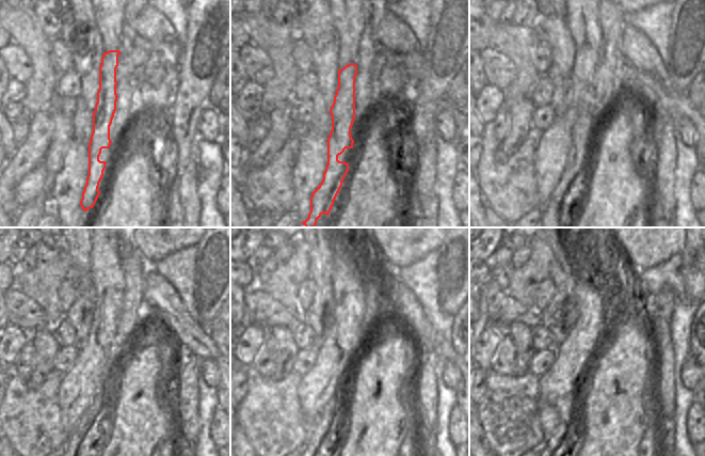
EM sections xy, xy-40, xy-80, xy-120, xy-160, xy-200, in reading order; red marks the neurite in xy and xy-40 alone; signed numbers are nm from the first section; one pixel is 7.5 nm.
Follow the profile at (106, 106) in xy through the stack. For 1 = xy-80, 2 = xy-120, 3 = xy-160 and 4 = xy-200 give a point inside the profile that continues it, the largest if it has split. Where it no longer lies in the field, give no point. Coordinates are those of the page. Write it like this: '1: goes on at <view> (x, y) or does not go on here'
1: goes on at xy-80 (582, 131)
2: goes on at xy-120 (76, 444)
3: goes on at xy-160 (330, 414)
4: goes on at xy-200 (555, 442)

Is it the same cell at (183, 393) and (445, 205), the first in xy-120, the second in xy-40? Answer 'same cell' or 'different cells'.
different cells

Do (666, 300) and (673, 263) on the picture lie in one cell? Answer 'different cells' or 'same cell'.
different cells

